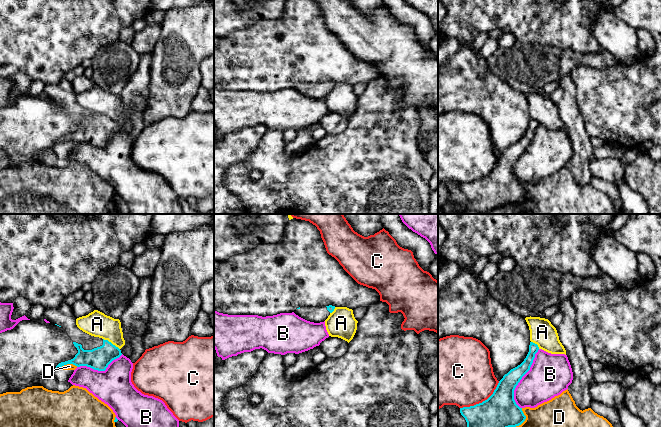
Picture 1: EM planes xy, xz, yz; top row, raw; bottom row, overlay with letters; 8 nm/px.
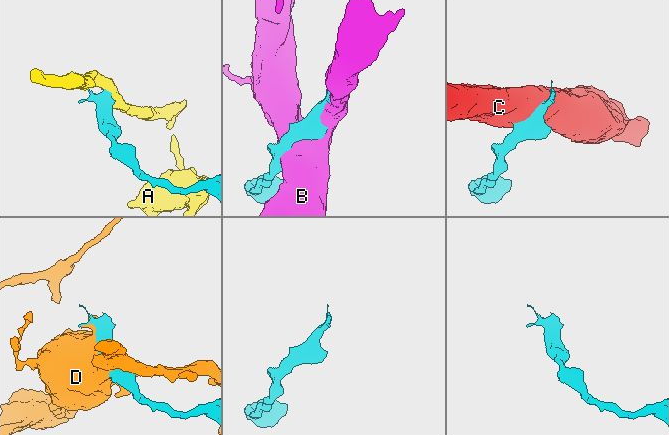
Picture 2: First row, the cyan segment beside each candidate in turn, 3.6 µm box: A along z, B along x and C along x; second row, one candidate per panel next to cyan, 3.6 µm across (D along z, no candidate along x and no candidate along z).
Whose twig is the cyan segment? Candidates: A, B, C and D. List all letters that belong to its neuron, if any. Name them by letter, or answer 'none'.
none

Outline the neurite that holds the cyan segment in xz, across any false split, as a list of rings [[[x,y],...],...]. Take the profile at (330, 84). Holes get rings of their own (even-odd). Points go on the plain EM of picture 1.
[[[335,82],[299,83],[294,89],[299,93],[314,99],[324,98],[334,87]]]

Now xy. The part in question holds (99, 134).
[[[65,78],[56,84],[46,85],[44,95],[63,104],[78,126],[73,135],[59,139],[56,144],[73,140],[77,143],[87,142],[94,146],[105,147],[113,136],[122,131],[121,126],[108,116],[80,106],[76,101],[77,94],[71,82]]]

